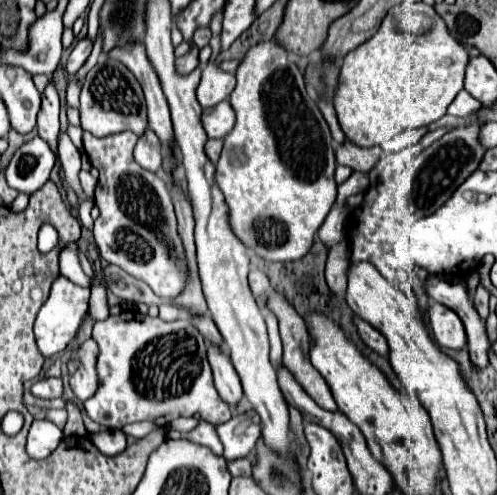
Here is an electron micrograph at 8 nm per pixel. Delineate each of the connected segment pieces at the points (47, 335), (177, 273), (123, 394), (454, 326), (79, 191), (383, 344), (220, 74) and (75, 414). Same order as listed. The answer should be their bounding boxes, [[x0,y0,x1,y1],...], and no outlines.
[[35,277,91,359],[83,131,189,299],[85,311,231,429],[429,303,465,349],[59,135,87,203],[357,317,389,355],[197,63,235,109],[63,403,87,437]]

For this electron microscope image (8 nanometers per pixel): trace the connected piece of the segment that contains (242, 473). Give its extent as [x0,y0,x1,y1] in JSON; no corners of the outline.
[229,457,251,477]

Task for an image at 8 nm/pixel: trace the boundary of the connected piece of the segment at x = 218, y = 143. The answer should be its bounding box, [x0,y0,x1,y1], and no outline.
[205,139,223,163]

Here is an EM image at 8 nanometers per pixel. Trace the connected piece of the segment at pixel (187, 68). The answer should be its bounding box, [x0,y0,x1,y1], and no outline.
[175,47,199,75]

